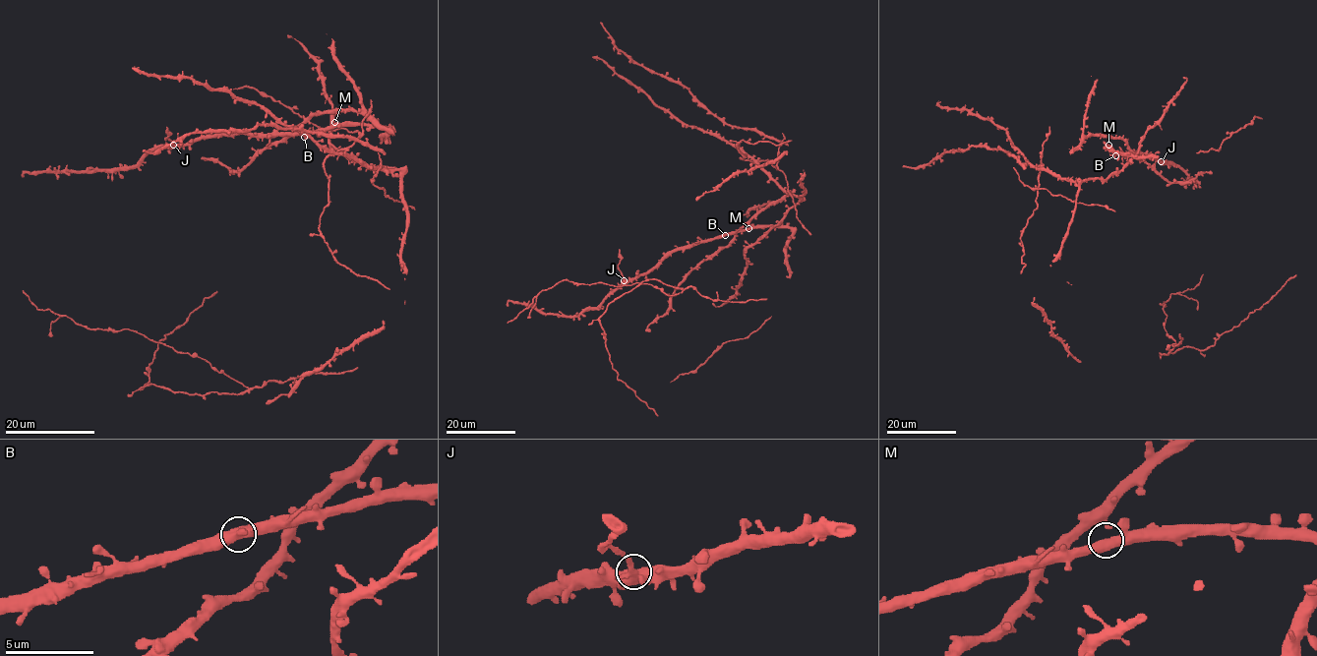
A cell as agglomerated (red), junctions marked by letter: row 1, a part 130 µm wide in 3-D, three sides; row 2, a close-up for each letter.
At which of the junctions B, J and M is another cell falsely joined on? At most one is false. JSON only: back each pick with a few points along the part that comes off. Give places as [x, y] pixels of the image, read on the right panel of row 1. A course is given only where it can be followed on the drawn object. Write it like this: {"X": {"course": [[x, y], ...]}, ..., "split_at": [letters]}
{"J": {"course": [[1161, 161], [1129, 148]]}, "split_at": ["J"]}

